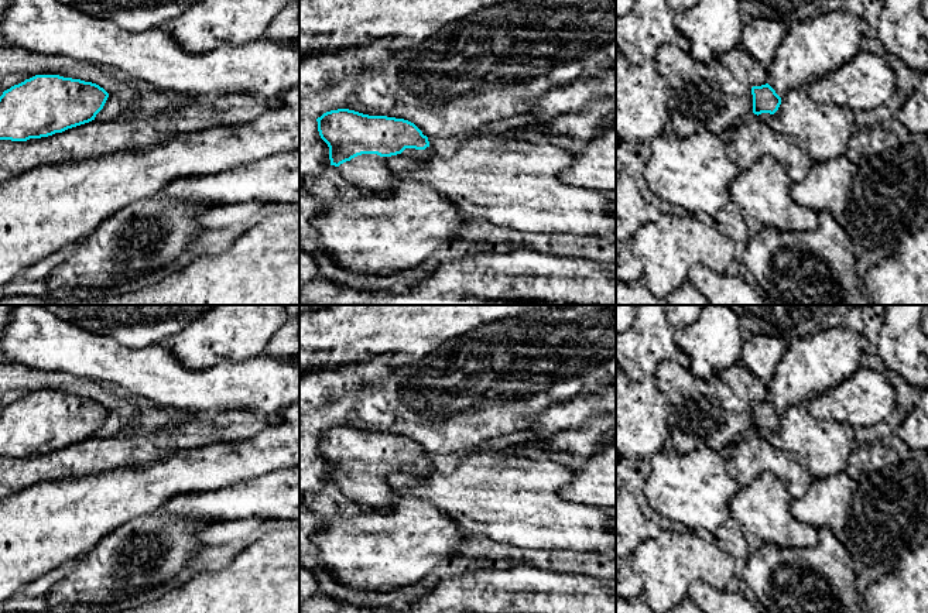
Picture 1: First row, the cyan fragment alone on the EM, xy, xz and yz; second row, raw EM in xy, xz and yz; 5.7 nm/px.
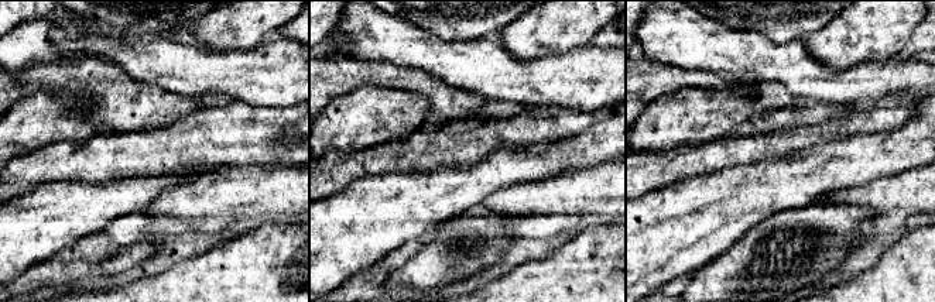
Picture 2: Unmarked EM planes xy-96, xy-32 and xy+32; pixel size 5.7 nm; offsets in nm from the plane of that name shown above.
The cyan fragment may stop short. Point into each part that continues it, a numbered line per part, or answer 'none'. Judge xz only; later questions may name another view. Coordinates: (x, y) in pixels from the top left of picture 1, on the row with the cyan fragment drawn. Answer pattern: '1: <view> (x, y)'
1: xz (370, 173)

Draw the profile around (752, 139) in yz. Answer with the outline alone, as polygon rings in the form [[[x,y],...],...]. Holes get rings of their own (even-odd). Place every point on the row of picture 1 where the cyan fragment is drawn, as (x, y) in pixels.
[[[754,113],[736,124],[727,147],[739,171],[750,168],[763,155],[771,155],[783,164],[792,184],[804,181],[814,164],[798,138],[778,136]]]

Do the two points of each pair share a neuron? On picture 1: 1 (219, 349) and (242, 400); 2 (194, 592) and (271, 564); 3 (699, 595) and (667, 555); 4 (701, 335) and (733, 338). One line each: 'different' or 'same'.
1: different
2: same
3: different
4: same

